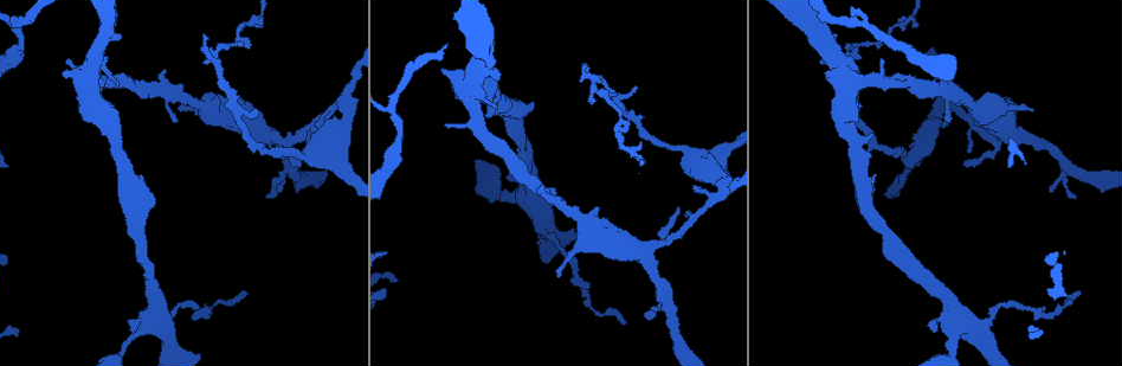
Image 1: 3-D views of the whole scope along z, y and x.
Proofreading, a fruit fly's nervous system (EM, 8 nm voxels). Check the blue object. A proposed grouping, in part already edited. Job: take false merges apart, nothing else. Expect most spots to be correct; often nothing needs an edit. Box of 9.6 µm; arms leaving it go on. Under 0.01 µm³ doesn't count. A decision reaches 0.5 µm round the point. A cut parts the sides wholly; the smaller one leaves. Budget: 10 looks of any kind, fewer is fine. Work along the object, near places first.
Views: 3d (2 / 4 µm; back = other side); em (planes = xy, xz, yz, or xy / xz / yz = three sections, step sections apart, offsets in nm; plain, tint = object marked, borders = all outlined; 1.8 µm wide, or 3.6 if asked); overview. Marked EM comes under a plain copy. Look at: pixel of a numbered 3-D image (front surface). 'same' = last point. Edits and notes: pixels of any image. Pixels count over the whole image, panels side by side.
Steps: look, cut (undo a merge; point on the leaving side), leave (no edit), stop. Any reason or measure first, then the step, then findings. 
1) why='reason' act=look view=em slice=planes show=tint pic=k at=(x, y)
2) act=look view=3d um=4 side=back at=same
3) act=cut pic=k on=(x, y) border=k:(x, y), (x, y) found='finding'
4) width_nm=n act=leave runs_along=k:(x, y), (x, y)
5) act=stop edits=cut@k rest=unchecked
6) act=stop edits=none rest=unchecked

act=look view=3d um=2 pic=1 at=(341, 99)

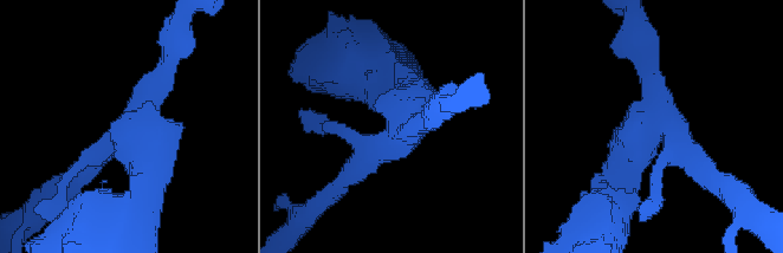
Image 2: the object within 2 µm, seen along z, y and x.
act=look view=em slice=xz step=4 show=tint pic=2 at=(393, 135)

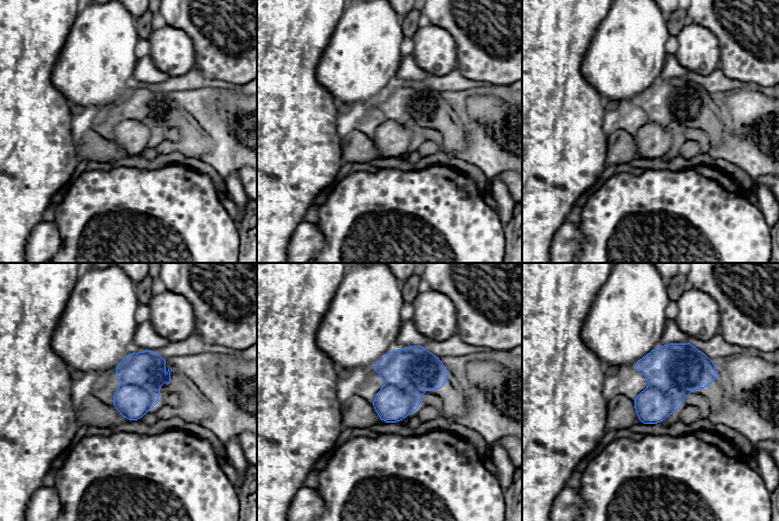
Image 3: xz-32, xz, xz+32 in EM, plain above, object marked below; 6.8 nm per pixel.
act=cut pic=3 on=(143, 368) border=3:(122, 383), (156, 387) found='a second neuron is stuck on'

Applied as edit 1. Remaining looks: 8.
why='a fork' act=look view=3d um=4 pic=1 at=(465, 88)

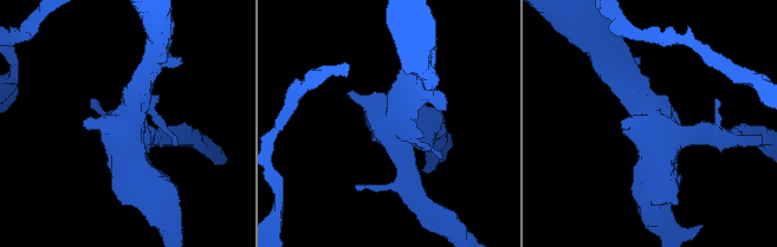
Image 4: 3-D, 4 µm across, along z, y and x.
why='now the EM' act=look view=em slice=yz step=16 show=tint pic=4 at=(391, 121)

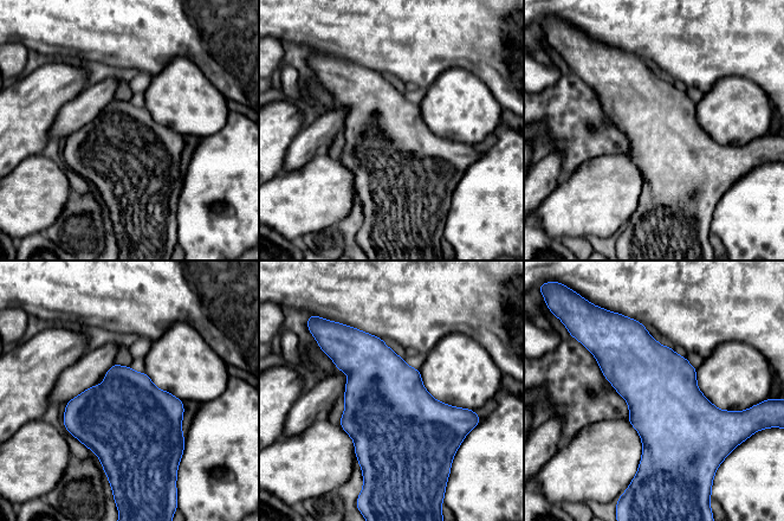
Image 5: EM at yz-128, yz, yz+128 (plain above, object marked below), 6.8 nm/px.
act=look view=em slice=planes show=tint at=same

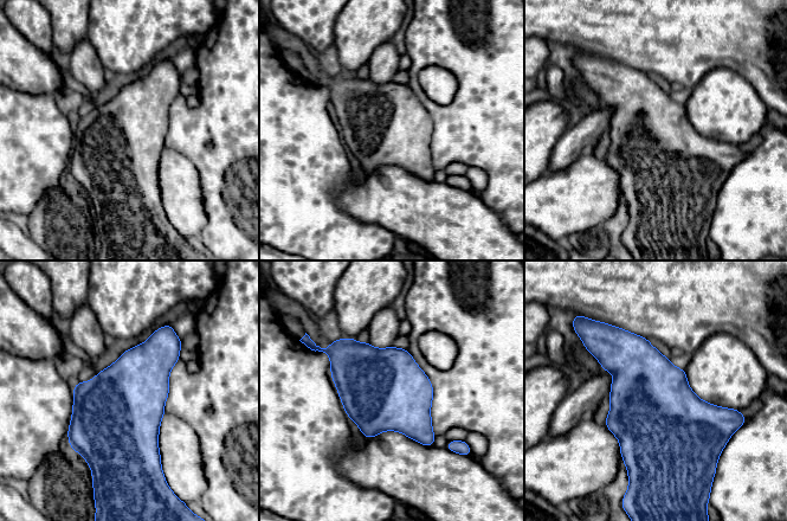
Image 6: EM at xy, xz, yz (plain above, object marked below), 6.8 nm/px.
act=leave found='one neuron here'

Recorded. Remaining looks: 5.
why='a fork' act=look view=em slice=planes show=tint pic=1 at=(162, 89)

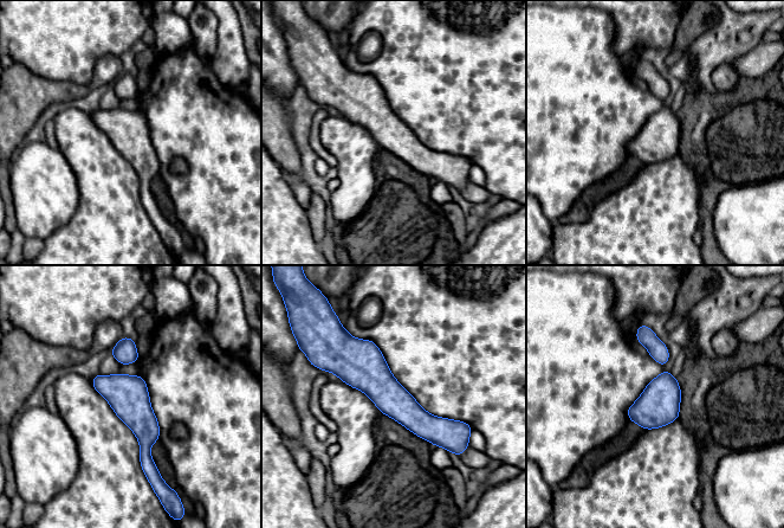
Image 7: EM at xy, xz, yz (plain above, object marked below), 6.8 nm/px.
act=leave runs_along=7:(334, 361), (454, 435) found='one neuron here'

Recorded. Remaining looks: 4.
why='branch point' act=look view=3d um=4 pic=1 at=(854, 139)

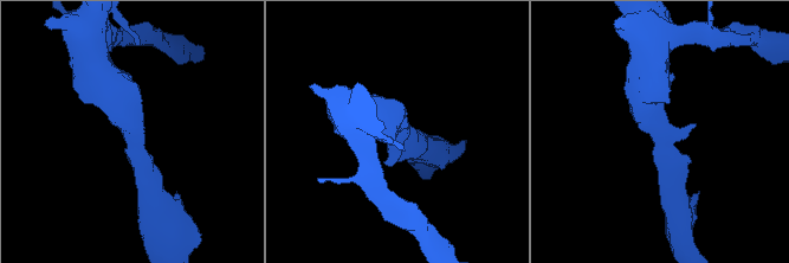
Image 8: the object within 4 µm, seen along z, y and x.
why='shape alone is not enough' act=look view=em um=3.6 slice=xy step=8 show=tint pic=8 at=(133, 130)

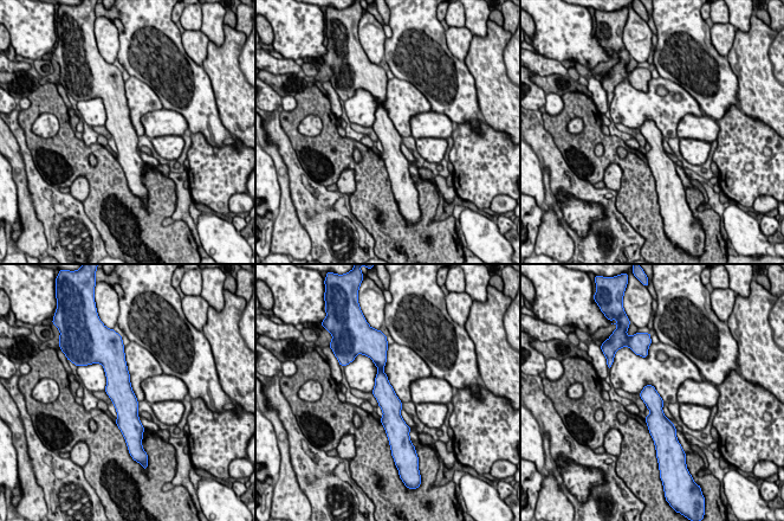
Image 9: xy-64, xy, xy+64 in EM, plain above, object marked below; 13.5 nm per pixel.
act=look view=em um=3.6 slice=planes show=tint at=same

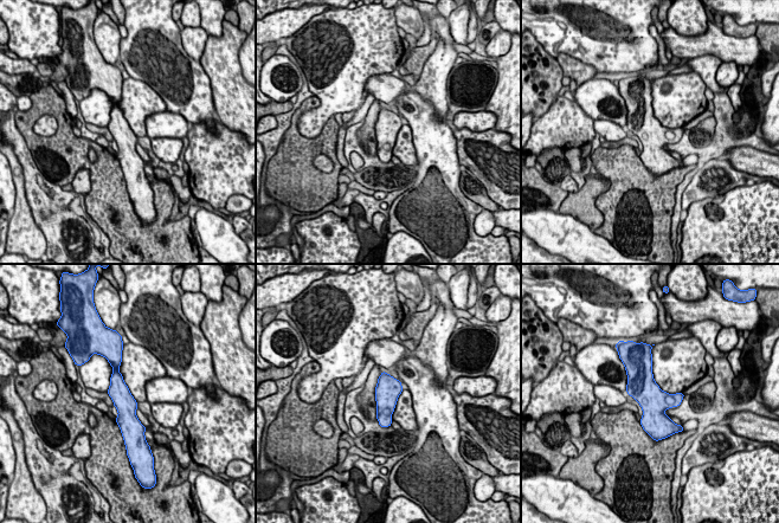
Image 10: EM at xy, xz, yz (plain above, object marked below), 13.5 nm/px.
act=leave runs_along=10:(116, 363), (124, 431) found='all the same neuron'

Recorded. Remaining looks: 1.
act=stop edits=cut@3 rest=unchecked

